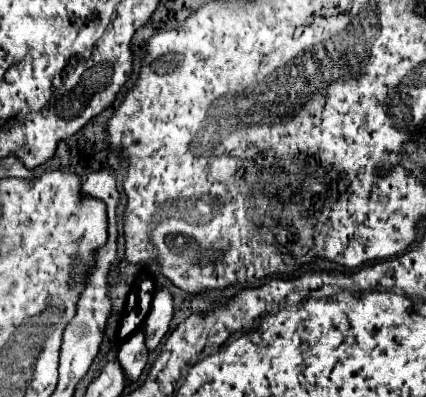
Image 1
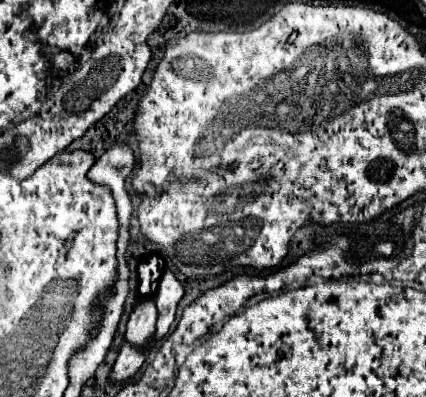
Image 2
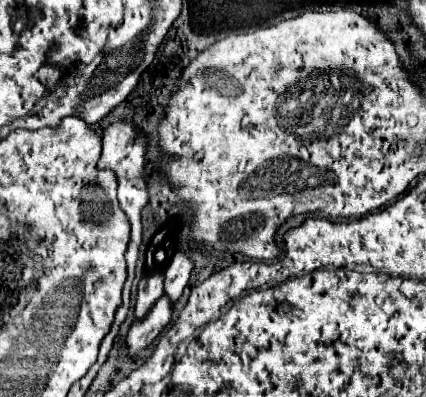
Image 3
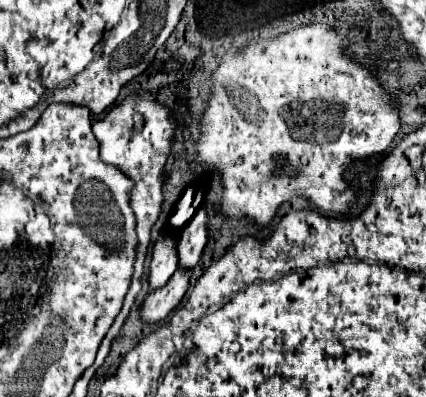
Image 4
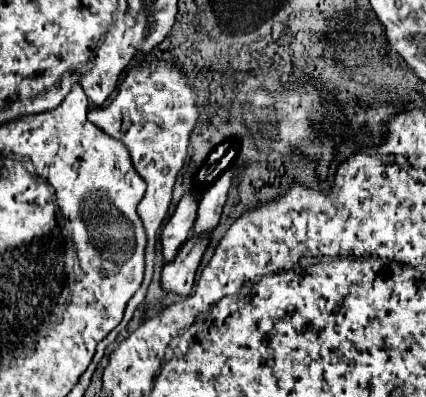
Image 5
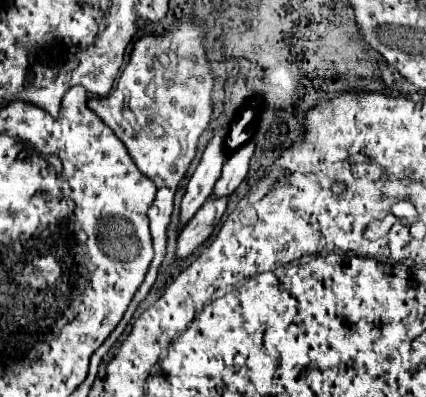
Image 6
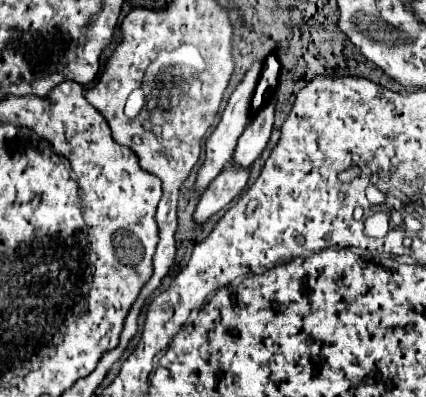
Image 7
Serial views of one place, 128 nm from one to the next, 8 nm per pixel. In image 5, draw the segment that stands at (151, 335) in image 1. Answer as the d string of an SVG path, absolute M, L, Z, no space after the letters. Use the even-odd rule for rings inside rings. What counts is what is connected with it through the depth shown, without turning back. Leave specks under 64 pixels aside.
M228 168L226 172L222 172L216 178L216 182L212 182L204 190L192 234L202 234L202 232L214 230L218 226L218 220L220 220L220 214L222 214L222 208L226 204L226 196L228 196L228 190L230 190L234 178L236 178L236 170Z

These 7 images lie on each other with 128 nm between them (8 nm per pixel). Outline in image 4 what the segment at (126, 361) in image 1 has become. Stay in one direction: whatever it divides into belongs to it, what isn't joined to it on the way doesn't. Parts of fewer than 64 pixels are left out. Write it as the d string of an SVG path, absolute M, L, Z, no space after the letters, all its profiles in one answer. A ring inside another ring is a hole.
M164 230L156 240L152 262L150 262L150 290L164 286L168 278L174 274L174 270L178 268L176 244L178 244L178 234L170 230Z

